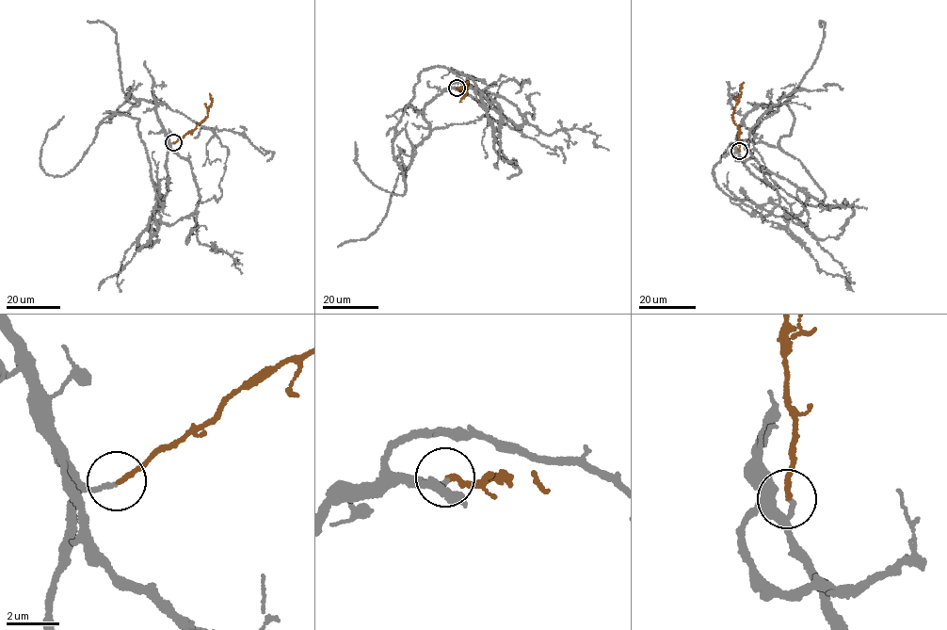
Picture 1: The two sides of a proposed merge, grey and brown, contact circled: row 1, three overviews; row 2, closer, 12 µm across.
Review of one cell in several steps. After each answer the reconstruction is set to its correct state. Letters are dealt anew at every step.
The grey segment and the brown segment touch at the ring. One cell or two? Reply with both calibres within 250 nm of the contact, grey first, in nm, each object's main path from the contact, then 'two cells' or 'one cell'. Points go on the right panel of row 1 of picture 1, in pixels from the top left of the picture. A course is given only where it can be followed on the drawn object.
180/190 nm | grey via (739, 151), (742, 120), (786, 102), (794, 121), (780, 148), (825, 200), (795, 199), (751, 164) | brown via (739, 151), (739, 130), (733, 115), (744, 82) | one cell

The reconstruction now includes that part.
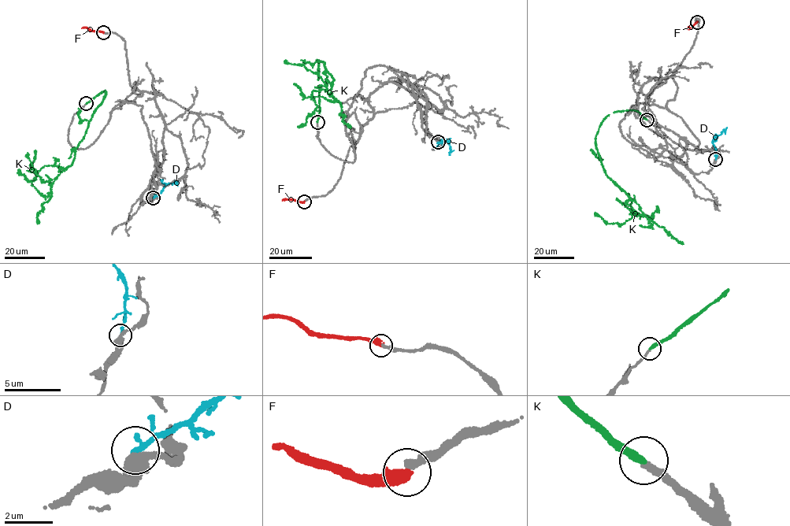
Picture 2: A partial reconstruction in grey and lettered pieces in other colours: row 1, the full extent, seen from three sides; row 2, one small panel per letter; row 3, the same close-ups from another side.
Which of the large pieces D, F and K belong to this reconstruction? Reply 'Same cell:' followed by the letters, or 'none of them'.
Same cell: K

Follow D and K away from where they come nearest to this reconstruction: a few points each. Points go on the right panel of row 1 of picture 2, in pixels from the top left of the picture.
D: (715, 159), (717, 153), (712, 141), (726, 127)
K: (647, 120), (635, 110), (616, 111), (603, 120), (595, 139), (606, 175), (643, 216), (620, 224), (595, 212)

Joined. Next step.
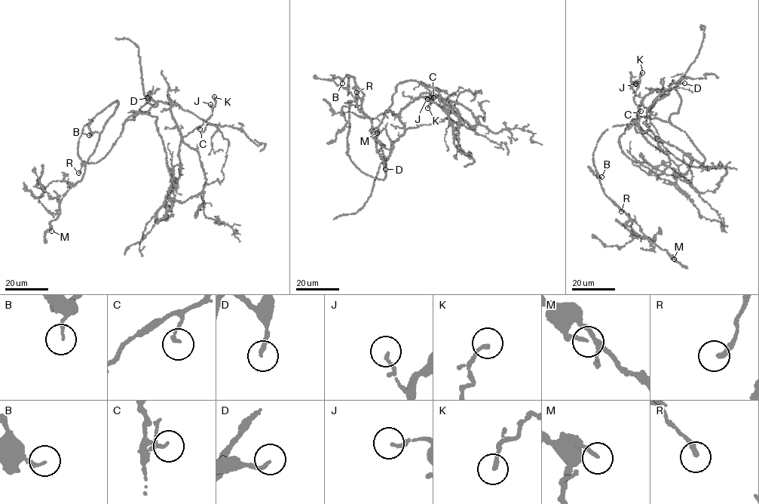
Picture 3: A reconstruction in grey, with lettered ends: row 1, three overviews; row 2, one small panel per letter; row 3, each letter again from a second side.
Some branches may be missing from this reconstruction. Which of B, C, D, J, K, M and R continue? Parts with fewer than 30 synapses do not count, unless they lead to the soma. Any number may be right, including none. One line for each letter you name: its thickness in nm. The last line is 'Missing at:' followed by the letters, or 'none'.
D: Thickness 160 nm
Missing at: D

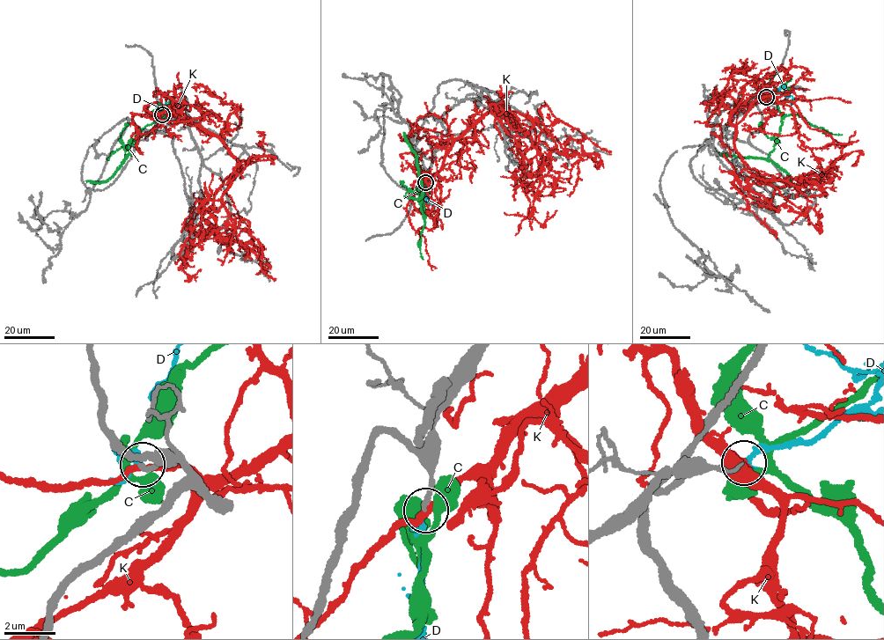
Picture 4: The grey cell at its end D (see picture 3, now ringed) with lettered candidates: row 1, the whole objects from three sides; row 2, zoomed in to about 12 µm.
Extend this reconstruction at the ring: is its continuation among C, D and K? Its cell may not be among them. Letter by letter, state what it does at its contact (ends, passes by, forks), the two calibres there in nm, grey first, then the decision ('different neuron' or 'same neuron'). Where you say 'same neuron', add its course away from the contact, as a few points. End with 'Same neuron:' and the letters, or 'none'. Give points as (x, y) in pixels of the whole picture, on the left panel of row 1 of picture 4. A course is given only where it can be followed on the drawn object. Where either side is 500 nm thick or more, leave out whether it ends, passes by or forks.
C: calibres 200 and 500 nm; different neuron
D: it passes by; calibres 180 and 150 nm; same neuron; course (162, 114), (157, 129)
K: it passes by; calibres 180 and 240 nm; different neuron
Same neuron: D

